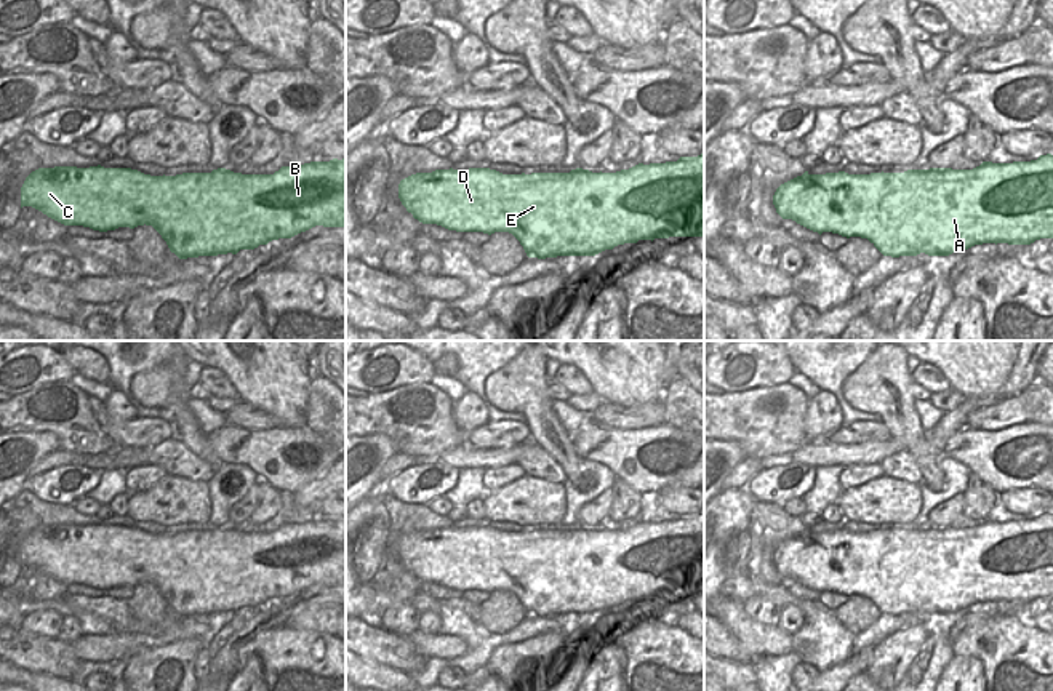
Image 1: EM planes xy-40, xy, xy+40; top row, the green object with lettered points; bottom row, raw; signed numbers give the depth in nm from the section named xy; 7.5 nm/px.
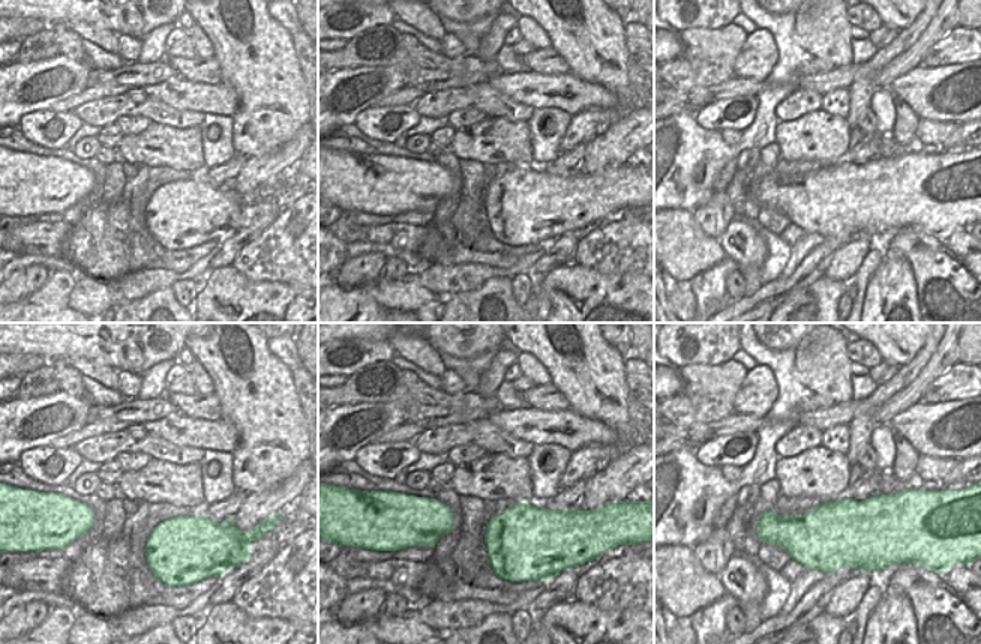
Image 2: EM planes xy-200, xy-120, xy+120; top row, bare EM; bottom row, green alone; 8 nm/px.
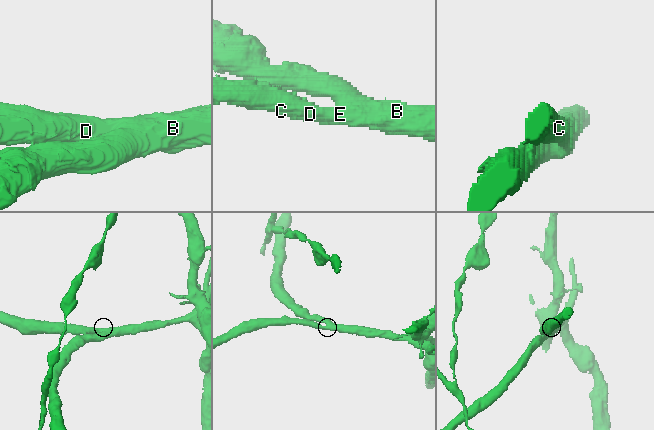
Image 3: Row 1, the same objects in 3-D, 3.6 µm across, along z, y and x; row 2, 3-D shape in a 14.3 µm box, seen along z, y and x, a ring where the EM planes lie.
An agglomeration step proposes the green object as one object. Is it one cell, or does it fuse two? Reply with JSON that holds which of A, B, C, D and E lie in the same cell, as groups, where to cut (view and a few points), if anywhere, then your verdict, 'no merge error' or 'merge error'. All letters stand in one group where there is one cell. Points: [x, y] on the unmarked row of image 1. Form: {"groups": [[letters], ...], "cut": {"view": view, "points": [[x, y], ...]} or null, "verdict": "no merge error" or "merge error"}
{"groups": [["A", "B", "C", "D", "E"]], "cut": null, "verdict": "no merge error"}

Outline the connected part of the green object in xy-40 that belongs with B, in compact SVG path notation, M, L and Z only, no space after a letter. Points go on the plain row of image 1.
M346 517L282 525L274 533L242 533L226 526L176 534L101 523L38 526L21 545L22 565L32 565L64 584L99 590L152 584L179 617L237 613L315 584L346 585Z

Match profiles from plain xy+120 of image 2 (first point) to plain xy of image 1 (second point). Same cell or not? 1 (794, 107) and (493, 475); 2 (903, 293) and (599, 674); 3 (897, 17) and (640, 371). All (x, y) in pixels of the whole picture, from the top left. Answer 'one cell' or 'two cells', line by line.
1: one cell
2: one cell
3: one cell

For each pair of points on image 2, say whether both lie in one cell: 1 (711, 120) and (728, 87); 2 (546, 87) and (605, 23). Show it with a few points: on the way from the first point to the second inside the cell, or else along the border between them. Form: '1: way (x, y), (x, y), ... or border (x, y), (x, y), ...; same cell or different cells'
1: border (755, 95), (716, 99), (702, 105), (695, 113); different cells
2: border (569, 71), (582, 80), (602, 86); different cells

